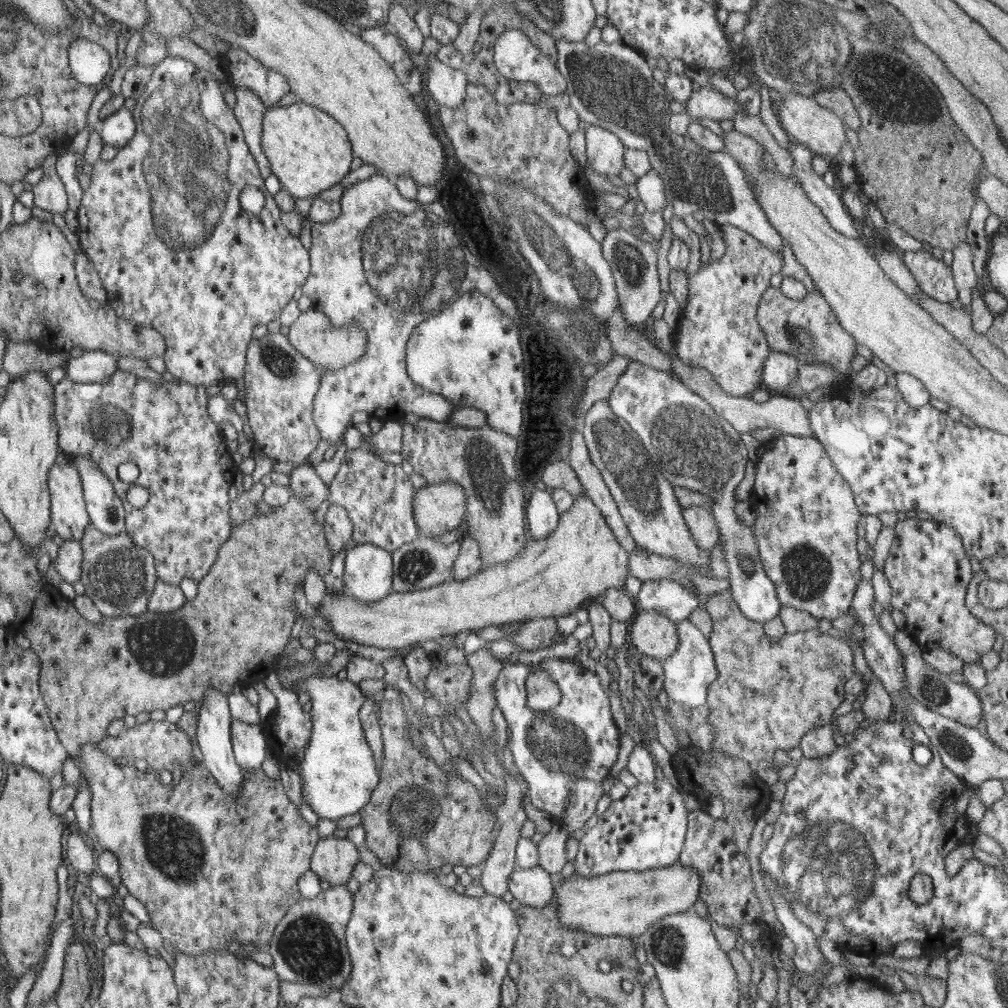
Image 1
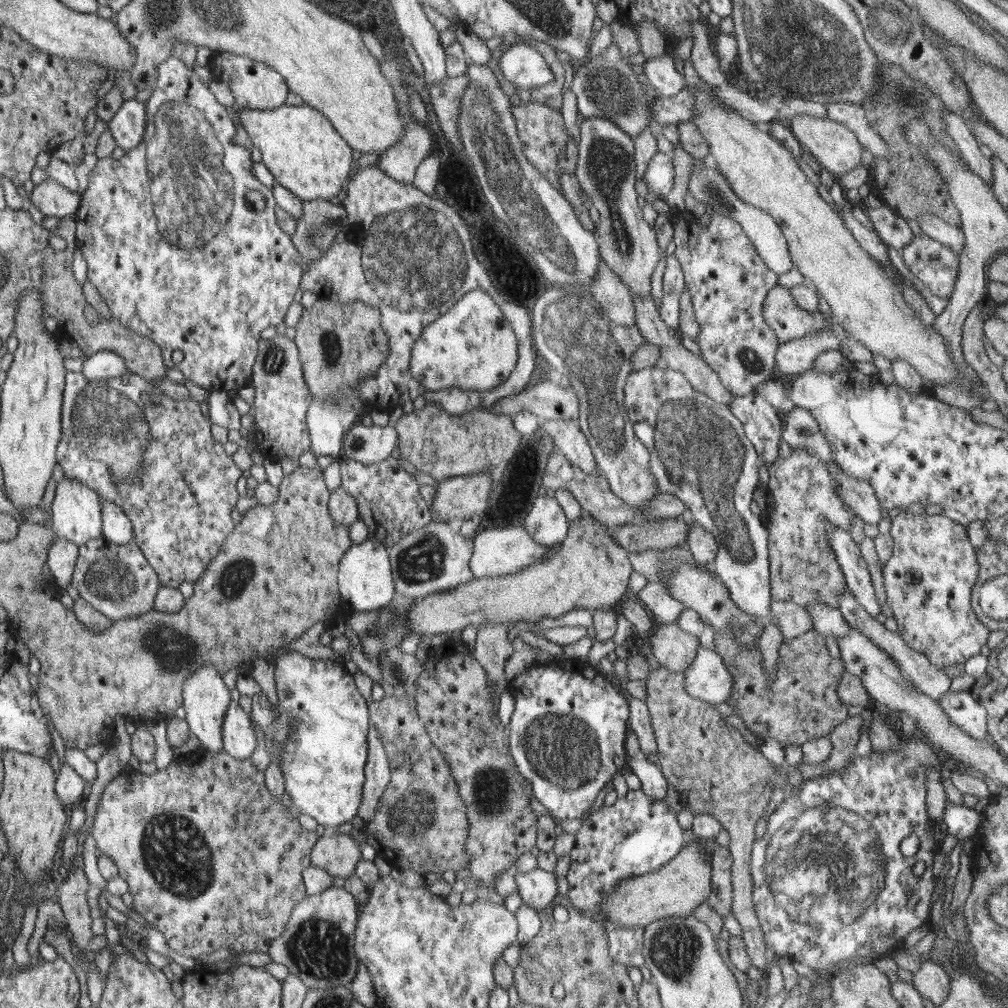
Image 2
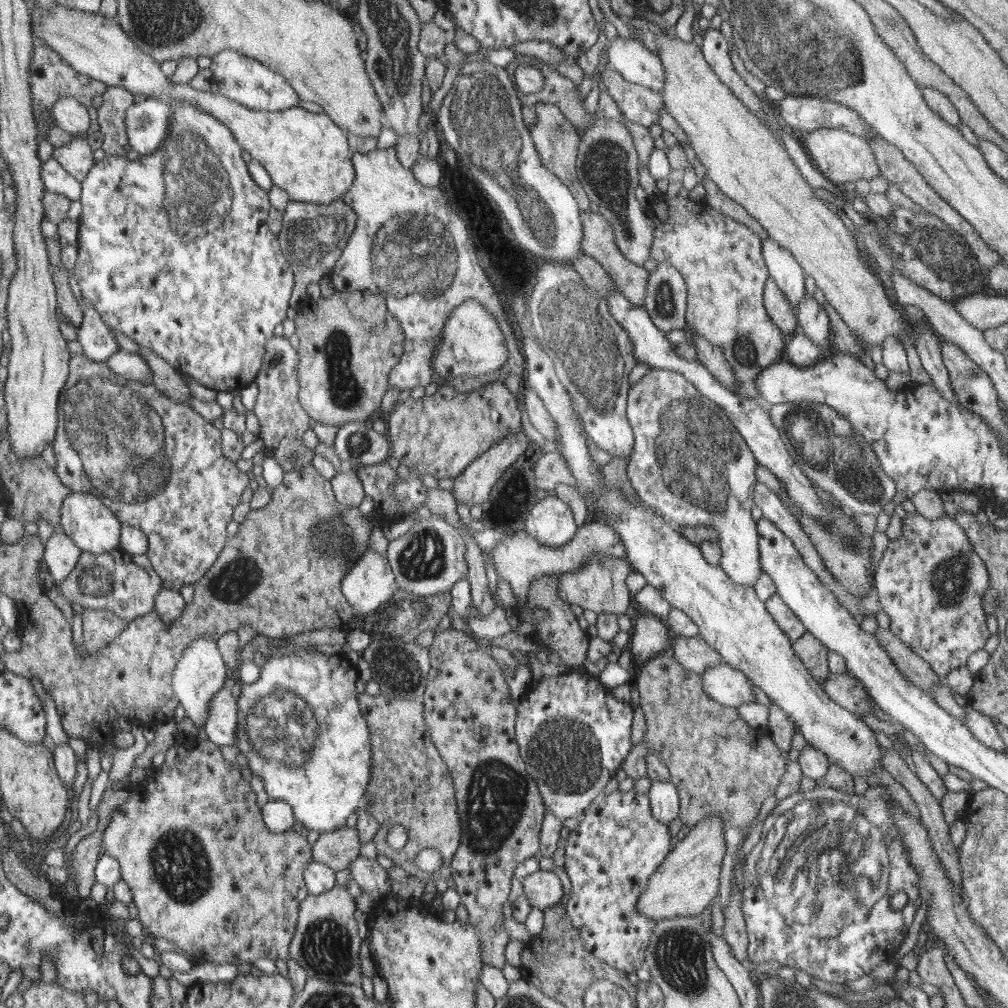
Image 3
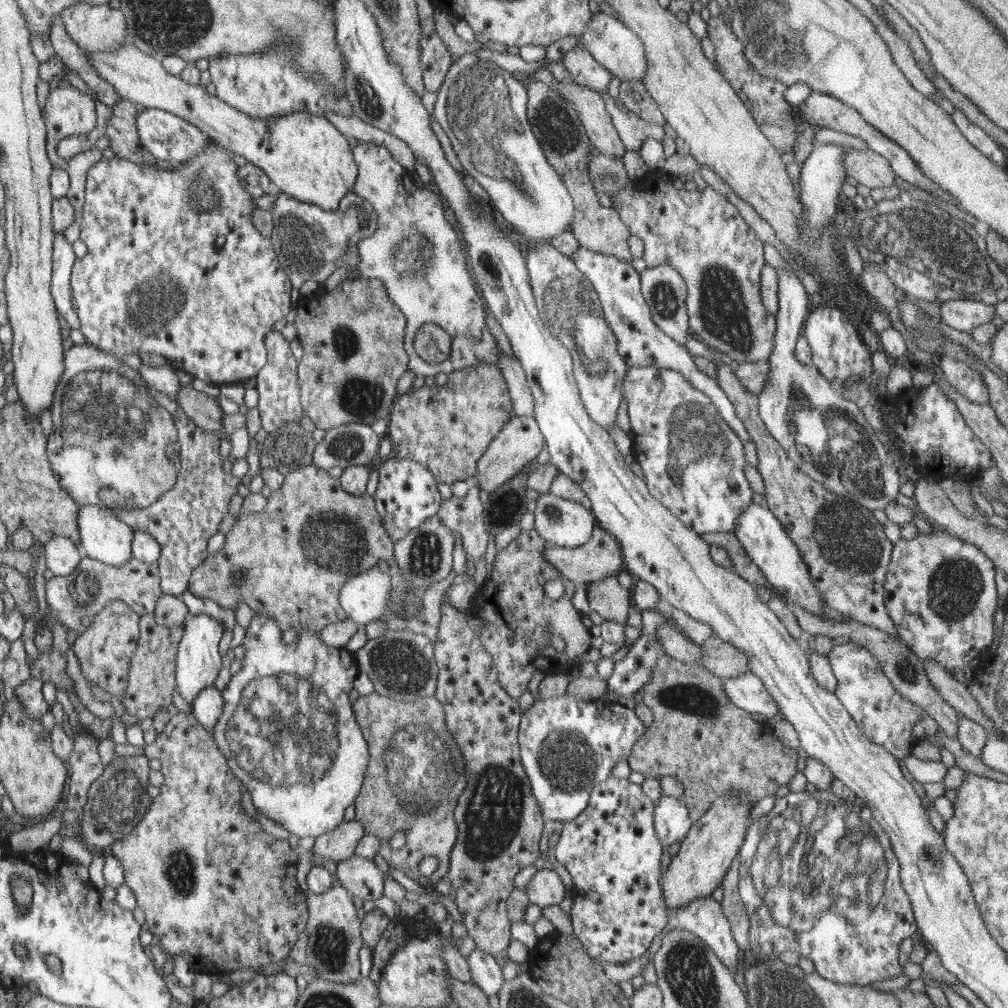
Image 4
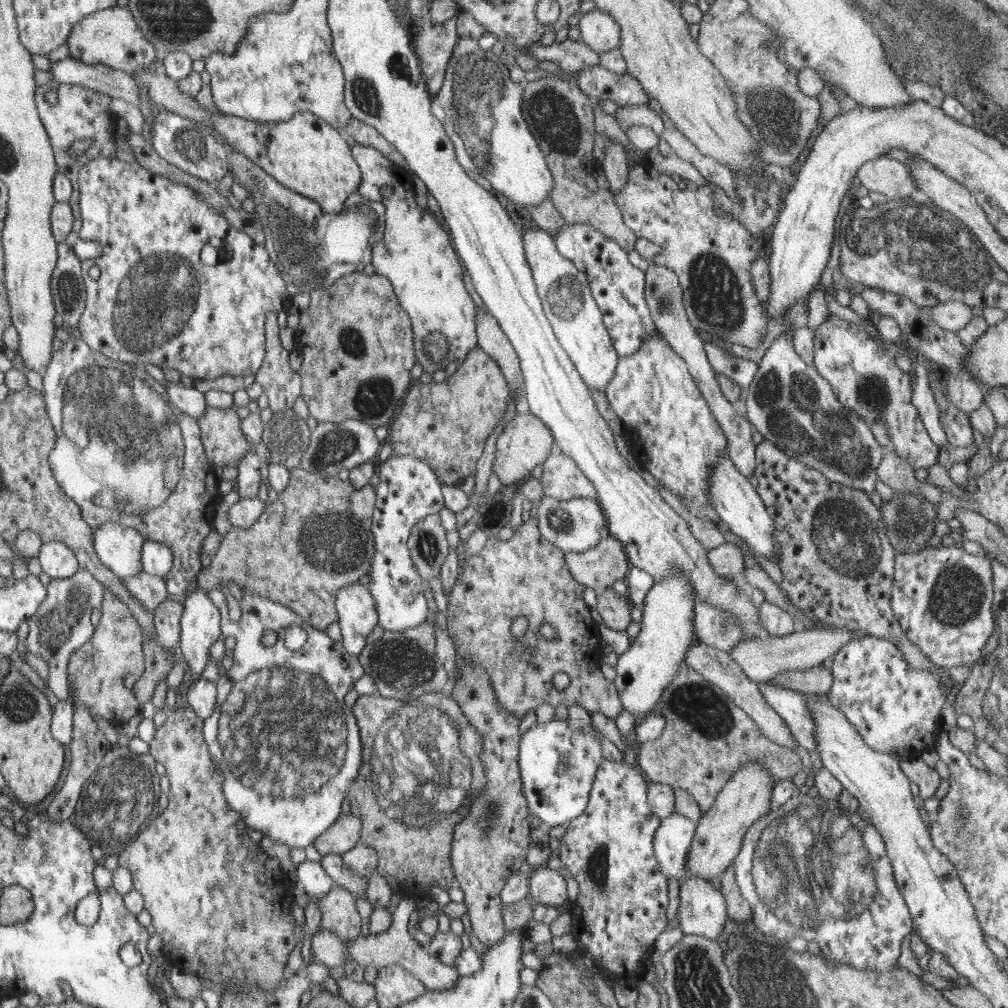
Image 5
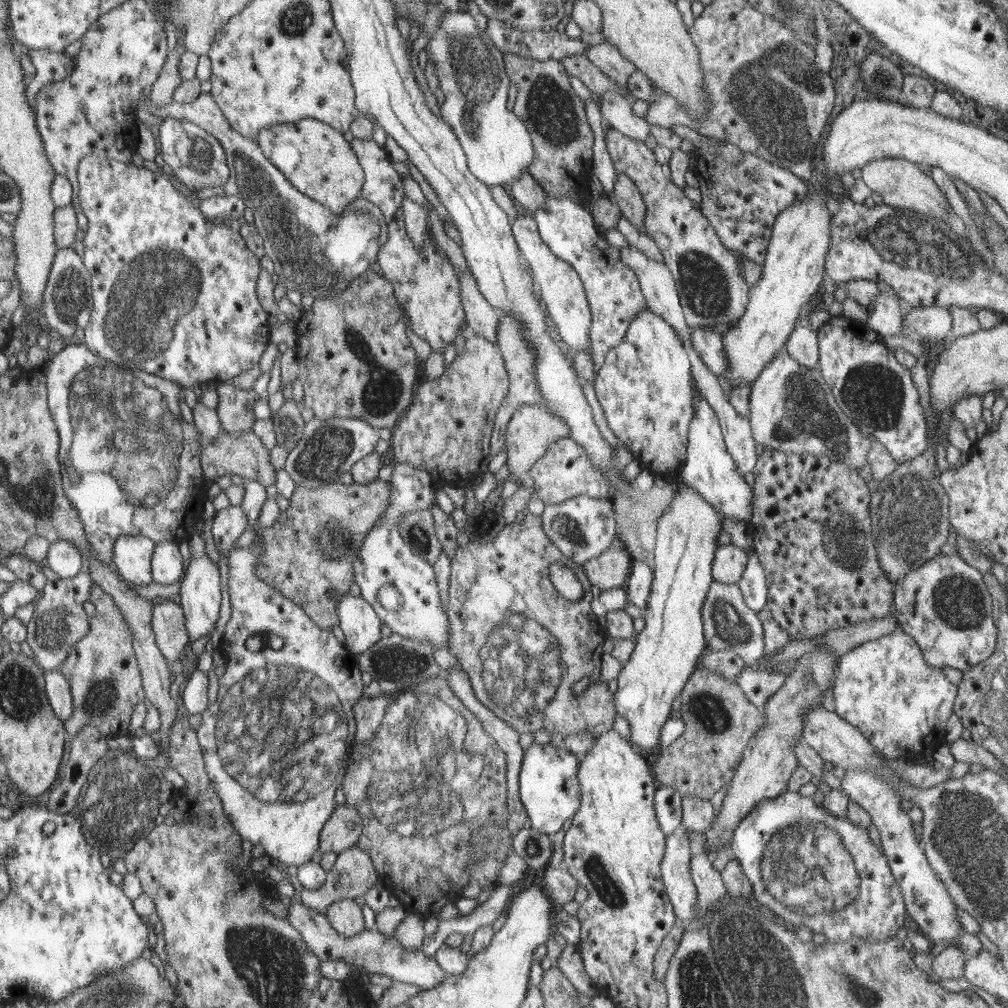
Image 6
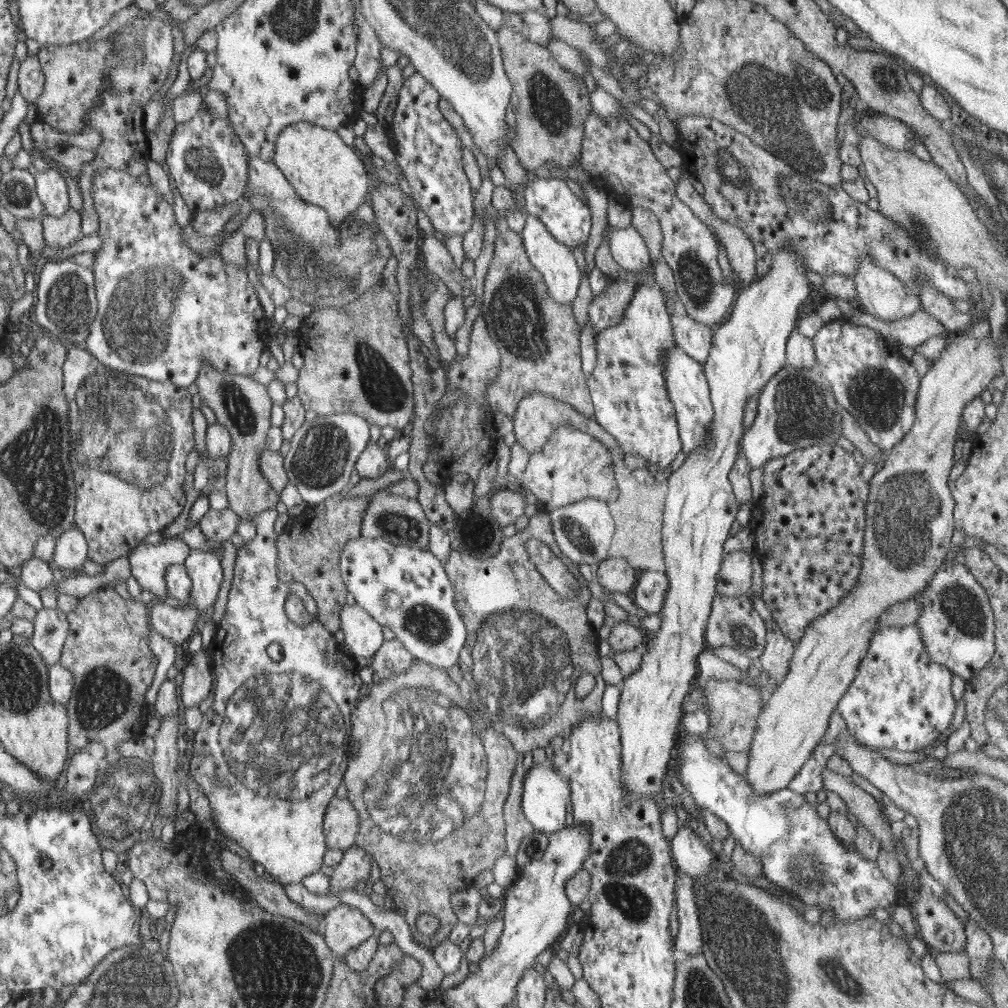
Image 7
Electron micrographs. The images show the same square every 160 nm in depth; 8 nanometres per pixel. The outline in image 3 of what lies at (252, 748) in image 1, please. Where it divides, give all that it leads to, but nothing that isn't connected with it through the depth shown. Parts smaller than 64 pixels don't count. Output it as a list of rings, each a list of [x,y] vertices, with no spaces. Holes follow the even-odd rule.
[[[229,689],[218,692],[209,704],[207,722],[203,724],[204,734],[221,746],[234,745],[238,726],[238,705]]]

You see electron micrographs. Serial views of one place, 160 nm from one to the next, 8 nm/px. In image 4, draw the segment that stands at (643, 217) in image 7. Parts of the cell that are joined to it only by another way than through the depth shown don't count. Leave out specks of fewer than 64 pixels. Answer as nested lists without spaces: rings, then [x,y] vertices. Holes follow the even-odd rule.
[[[575,81],[560,82],[552,88],[564,100],[574,104],[574,108],[582,115],[587,135],[599,152],[606,156],[617,156],[617,158],[625,154],[627,148],[621,141],[599,93],[578,85]]]

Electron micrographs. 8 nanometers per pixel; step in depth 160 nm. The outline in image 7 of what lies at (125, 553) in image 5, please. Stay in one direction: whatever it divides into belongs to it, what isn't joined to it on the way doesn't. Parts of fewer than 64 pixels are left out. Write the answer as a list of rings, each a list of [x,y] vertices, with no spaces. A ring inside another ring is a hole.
[[[174,537],[154,545],[140,542],[131,548],[127,557],[132,576],[142,590],[156,596],[156,601],[171,601],[170,597],[166,597],[167,582],[164,577],[167,569],[171,564],[185,564],[190,553],[188,544],[182,538]]]

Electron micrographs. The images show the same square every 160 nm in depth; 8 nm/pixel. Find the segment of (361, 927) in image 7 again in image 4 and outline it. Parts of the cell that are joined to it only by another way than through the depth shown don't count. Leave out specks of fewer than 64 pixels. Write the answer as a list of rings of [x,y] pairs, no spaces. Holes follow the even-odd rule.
[[[335,884],[322,894],[309,894],[307,909],[308,912],[311,912],[307,926],[306,956],[308,964],[316,968],[322,979],[334,983],[350,984],[360,979],[360,962],[358,962],[358,952],[360,952],[360,946],[362,946],[360,918],[358,918],[358,910],[356,910],[350,894],[346,892],[346,888],[340,884]]]

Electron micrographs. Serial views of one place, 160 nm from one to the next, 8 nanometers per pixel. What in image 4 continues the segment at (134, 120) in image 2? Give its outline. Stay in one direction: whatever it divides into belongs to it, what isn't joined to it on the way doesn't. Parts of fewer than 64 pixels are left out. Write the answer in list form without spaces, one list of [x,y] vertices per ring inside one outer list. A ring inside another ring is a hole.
[[[146,108],[137,114],[138,134],[145,149],[148,149],[156,158],[167,160],[172,164],[182,164],[185,160],[196,159],[199,152],[203,152],[209,144],[209,136],[202,132],[191,121],[175,116],[158,108]]]

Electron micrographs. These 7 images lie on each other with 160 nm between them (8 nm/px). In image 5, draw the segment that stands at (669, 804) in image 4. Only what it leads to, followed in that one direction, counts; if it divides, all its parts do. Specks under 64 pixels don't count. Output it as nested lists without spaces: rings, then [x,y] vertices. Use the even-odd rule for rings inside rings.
[[[673,812],[661,820],[654,840],[655,856],[663,874],[681,884],[687,876],[687,854],[695,835],[696,820]]]

